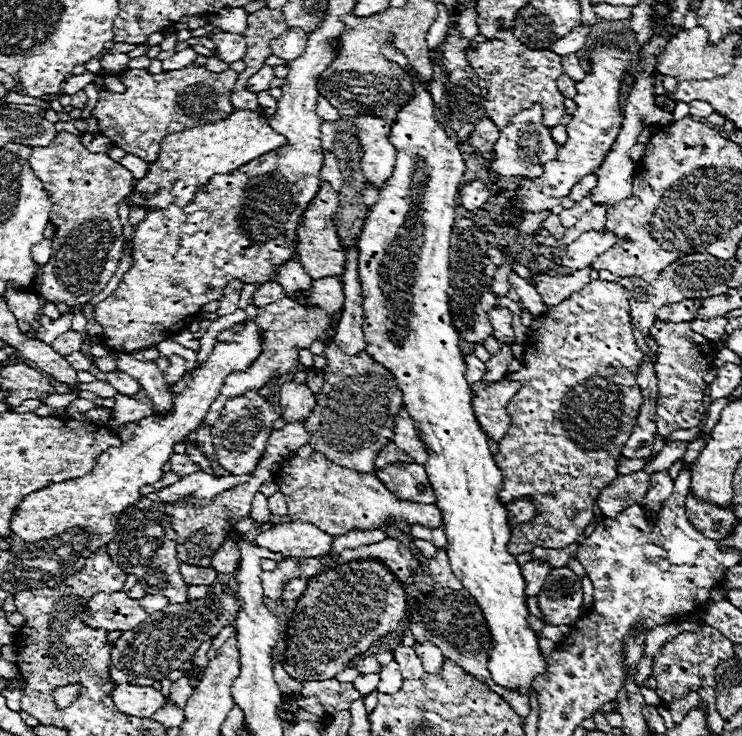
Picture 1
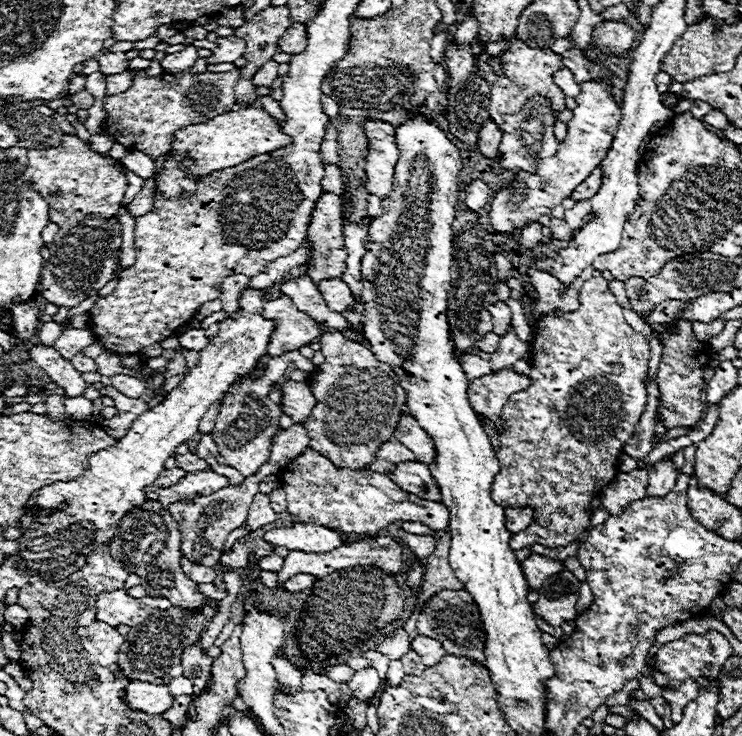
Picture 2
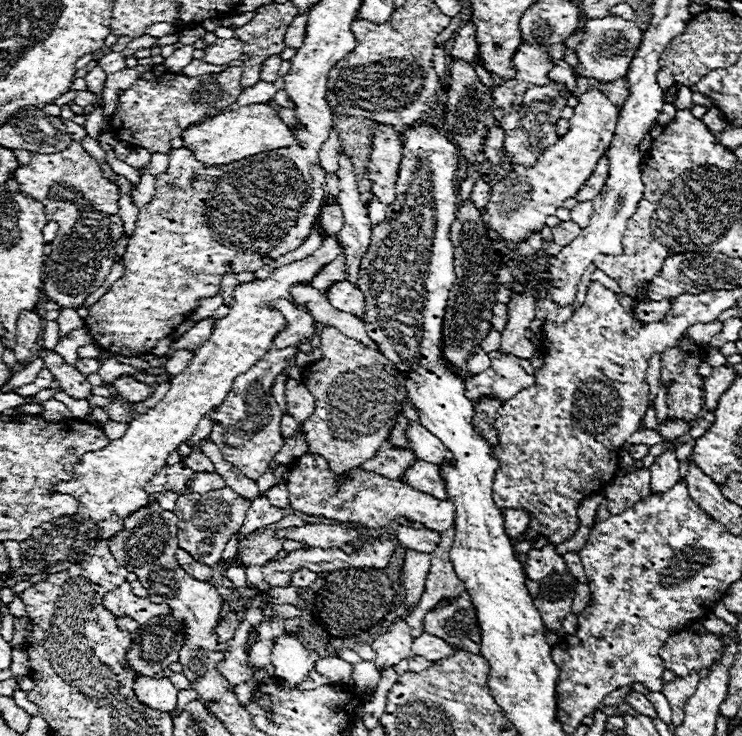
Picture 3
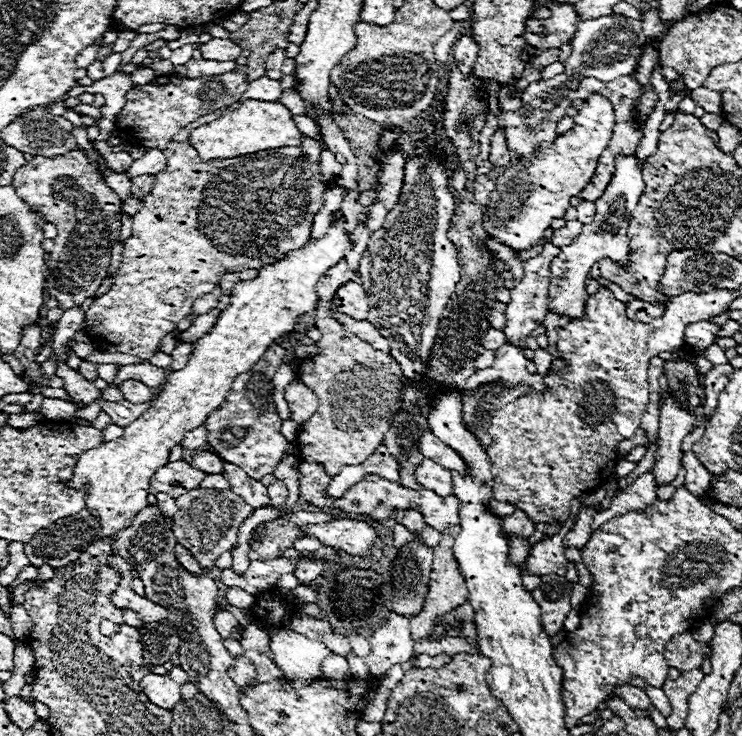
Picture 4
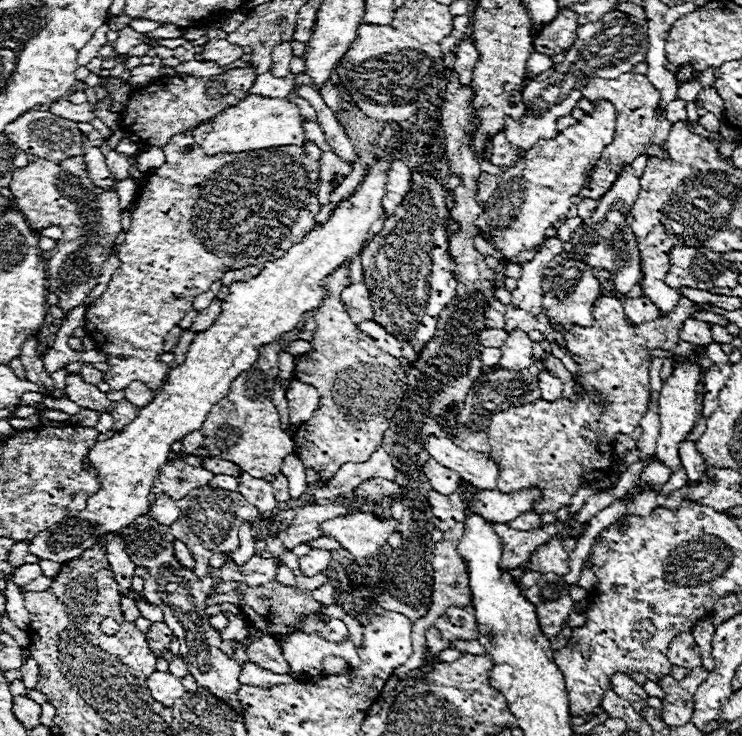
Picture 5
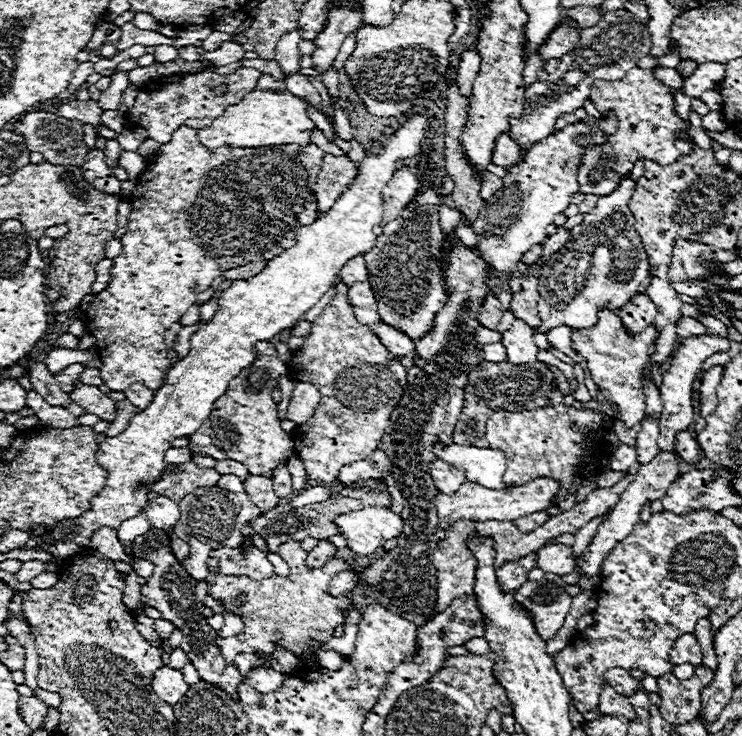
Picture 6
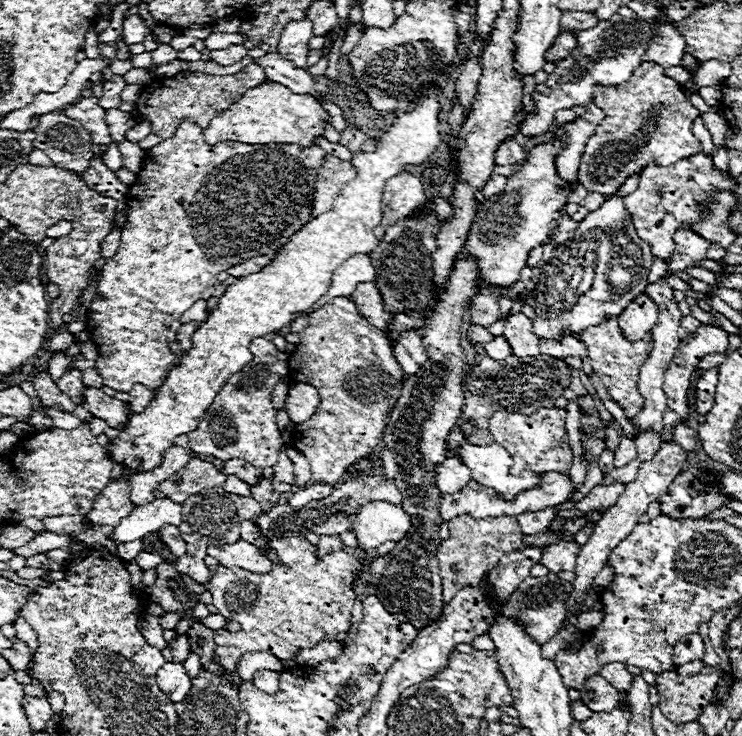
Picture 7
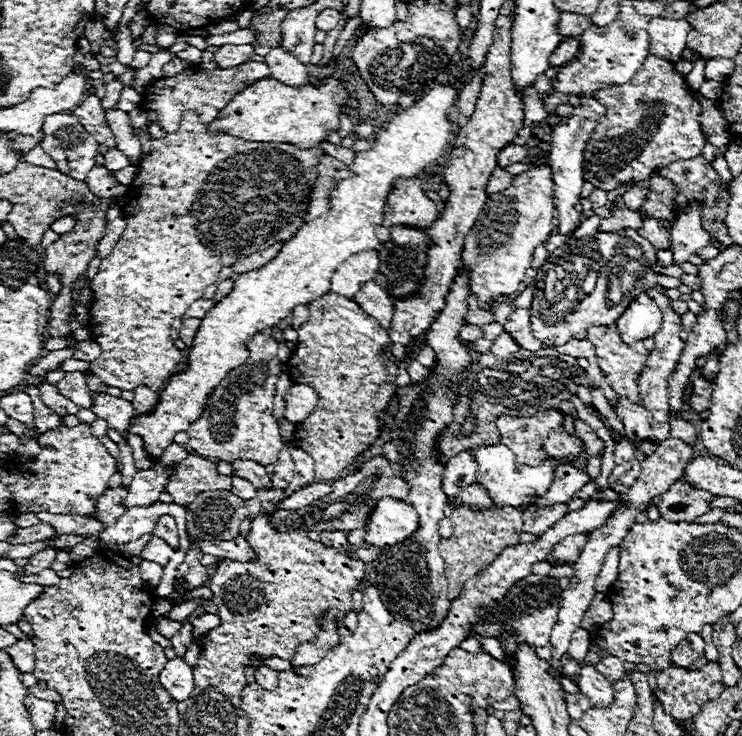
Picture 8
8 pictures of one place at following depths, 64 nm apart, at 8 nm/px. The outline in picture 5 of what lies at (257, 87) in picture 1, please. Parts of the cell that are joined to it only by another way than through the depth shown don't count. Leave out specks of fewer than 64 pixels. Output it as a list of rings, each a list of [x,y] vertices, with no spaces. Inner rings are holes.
[[[292,40],[288,42],[282,42],[278,48],[274,48],[272,52],[272,68],[270,72],[274,76],[288,76],[290,74],[290,60],[294,58],[292,54]]]

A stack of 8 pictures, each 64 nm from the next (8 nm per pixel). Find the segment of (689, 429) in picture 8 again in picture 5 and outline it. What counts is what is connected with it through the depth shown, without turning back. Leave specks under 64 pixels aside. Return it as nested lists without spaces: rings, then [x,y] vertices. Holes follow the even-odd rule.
[[[692,440],[680,442],[680,460],[682,460],[682,466],[688,474],[688,480],[698,480],[700,474],[706,470],[704,458],[698,454],[696,444]]]

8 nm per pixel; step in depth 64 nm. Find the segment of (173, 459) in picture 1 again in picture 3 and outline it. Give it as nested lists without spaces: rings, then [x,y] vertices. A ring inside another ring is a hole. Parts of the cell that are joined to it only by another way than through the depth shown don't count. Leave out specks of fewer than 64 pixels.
[[[192,452],[190,456],[182,458],[182,462],[188,464],[188,468],[192,468],[194,472],[216,472],[216,468],[210,462],[210,458],[204,456],[202,452]]]

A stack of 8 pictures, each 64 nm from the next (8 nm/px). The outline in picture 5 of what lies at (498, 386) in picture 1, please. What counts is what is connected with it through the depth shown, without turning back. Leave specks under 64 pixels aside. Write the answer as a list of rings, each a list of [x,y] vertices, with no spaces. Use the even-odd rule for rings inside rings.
[[[520,328],[512,330],[500,348],[502,348],[502,360],[500,360],[498,366],[494,366],[494,368],[522,370],[522,368],[534,364],[532,340],[530,340],[528,334],[526,334],[524,330],[520,330]],[[540,375],[539,380],[542,398],[544,398],[544,400],[554,402],[554,400],[560,400],[560,398],[562,398],[564,384],[562,384],[558,378],[551,375]]]

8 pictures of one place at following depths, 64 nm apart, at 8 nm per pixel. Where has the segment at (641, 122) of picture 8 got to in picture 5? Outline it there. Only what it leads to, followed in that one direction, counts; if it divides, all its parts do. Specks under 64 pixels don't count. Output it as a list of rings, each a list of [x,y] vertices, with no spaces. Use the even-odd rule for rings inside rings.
[[[626,72],[616,80],[602,80],[602,78],[594,78],[584,86],[584,98],[588,98],[590,102],[600,102],[600,100],[608,100],[612,102],[612,106],[618,112],[616,118],[616,136],[612,140],[612,144],[608,144],[598,162],[596,168],[592,170],[588,184],[582,188],[582,192],[578,192],[578,196],[582,198],[602,198],[616,182],[618,174],[624,170],[624,166],[630,166],[632,160],[640,154],[646,156],[656,156],[660,160],[668,160],[670,154],[666,150],[662,150],[664,142],[668,140],[670,128],[674,126],[666,114],[656,114],[658,110],[658,102],[660,102],[660,92],[650,84],[650,80],[644,74],[634,74],[634,72]]]

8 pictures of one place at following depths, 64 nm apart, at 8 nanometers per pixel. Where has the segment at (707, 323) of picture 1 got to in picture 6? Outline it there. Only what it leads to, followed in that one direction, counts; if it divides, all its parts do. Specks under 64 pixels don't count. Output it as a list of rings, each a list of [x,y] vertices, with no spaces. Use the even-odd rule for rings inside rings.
[[[684,316],[678,324],[678,336],[698,336],[702,332],[708,332],[708,328],[704,324],[700,324],[698,320],[690,318],[690,316]]]

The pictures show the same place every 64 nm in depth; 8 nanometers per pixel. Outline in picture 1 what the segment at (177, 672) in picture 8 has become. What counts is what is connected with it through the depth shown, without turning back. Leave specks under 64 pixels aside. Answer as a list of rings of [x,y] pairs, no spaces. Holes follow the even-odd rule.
[[[120,684],[112,700],[120,712],[142,718],[150,718],[154,712],[170,704],[164,698],[162,690],[156,690],[152,686],[132,686],[132,684]]]

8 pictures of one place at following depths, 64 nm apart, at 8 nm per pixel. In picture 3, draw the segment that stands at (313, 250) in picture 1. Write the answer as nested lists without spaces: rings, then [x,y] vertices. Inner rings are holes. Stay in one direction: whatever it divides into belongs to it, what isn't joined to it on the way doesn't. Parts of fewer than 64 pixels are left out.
[[[338,204],[322,206],[320,222],[322,222],[322,228],[324,228],[326,236],[330,236],[330,234],[338,234],[338,230],[340,230],[342,224],[344,224],[344,218],[342,218],[342,210],[340,210],[340,206],[338,206]],[[344,254],[338,256],[338,260],[330,262],[326,268],[322,268],[322,272],[314,278],[314,288],[320,292],[320,294],[328,294],[330,286],[336,284],[336,282],[342,282],[342,280],[348,280],[350,274],[346,270],[346,264],[344,264]]]

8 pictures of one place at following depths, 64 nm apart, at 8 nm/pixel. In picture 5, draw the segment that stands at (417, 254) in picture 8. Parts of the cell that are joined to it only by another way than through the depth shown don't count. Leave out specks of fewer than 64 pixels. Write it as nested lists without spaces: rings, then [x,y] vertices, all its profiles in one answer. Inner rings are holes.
[[[414,172],[406,200],[398,206],[398,212],[384,222],[384,230],[376,234],[360,254],[364,284],[370,288],[370,300],[374,306],[374,322],[382,324],[388,332],[394,332],[394,336],[400,336],[400,340],[408,342],[414,352],[420,352],[422,344],[434,336],[438,316],[456,292],[456,280],[452,274],[454,260],[448,254],[448,234],[444,228],[446,214],[446,190],[442,184],[428,174]]]

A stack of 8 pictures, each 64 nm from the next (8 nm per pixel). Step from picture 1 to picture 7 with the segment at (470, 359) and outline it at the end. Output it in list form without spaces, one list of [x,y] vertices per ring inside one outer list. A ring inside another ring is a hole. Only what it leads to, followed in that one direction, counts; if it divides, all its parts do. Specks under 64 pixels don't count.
[[[496,336],[492,342],[488,342],[486,346],[482,346],[486,350],[486,354],[494,360],[502,360],[502,358],[508,358],[512,354],[512,348],[510,344],[506,342],[504,336]]]

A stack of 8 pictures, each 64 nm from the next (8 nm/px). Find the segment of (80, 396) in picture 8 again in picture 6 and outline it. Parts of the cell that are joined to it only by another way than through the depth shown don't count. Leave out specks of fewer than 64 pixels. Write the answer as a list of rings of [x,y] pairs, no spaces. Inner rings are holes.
[[[72,364],[72,366],[64,368],[60,374],[56,374],[58,386],[60,386],[66,394],[72,394],[72,392],[74,392],[74,384],[80,380],[82,370],[84,370],[82,364]]]

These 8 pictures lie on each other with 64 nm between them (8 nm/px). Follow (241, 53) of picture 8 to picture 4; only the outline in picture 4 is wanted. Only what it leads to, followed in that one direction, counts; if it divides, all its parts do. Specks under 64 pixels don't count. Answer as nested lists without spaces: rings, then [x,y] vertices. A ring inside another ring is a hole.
[[[212,38],[210,42],[200,46],[200,52],[204,60],[216,60],[216,62],[228,62],[236,60],[242,54],[242,48],[234,44],[232,40],[222,40],[222,38]]]

